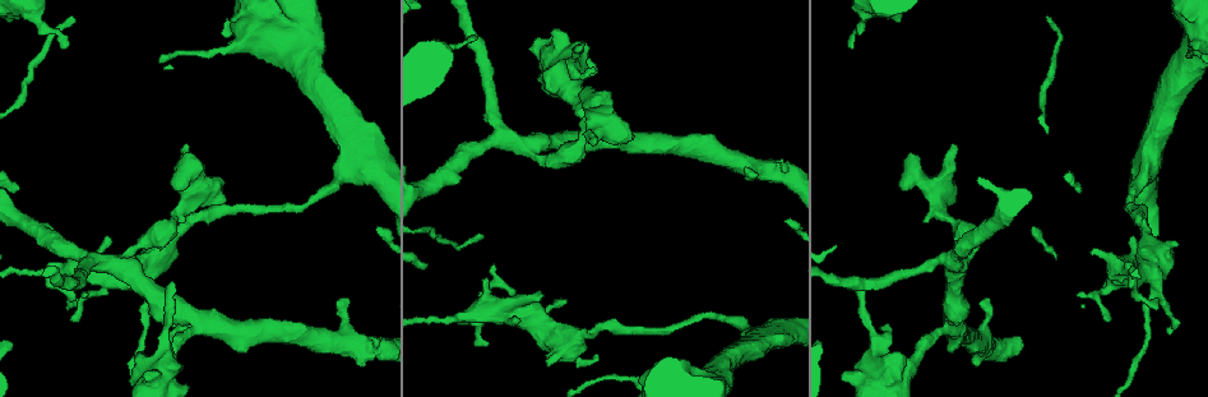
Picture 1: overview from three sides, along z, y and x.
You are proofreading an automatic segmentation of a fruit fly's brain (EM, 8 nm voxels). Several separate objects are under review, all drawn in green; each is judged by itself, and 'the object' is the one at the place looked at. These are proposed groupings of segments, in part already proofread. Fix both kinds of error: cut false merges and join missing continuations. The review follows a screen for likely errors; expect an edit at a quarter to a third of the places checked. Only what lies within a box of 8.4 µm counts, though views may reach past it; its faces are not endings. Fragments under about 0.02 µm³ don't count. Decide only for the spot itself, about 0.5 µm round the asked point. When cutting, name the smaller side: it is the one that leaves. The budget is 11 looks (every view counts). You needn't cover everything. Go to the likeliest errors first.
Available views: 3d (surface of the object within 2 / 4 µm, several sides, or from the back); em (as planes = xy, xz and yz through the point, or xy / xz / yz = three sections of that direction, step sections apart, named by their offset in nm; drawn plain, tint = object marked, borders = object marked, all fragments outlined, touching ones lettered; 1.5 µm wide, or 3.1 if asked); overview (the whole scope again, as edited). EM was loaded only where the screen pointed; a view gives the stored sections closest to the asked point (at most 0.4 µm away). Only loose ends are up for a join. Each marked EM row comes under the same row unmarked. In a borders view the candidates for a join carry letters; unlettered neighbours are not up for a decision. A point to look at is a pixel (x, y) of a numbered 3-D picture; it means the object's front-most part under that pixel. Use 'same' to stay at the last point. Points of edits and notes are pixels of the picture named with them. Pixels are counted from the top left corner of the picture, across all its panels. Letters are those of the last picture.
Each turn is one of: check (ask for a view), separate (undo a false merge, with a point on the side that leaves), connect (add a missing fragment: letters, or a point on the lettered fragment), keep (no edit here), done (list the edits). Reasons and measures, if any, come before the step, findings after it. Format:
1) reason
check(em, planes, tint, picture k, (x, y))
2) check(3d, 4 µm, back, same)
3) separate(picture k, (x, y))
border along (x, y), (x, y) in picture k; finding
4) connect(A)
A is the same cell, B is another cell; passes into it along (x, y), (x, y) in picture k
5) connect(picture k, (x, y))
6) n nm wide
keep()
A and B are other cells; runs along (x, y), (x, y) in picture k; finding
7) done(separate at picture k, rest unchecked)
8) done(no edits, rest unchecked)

free end
check(em, planes, tint, picture 1, (950, 146))

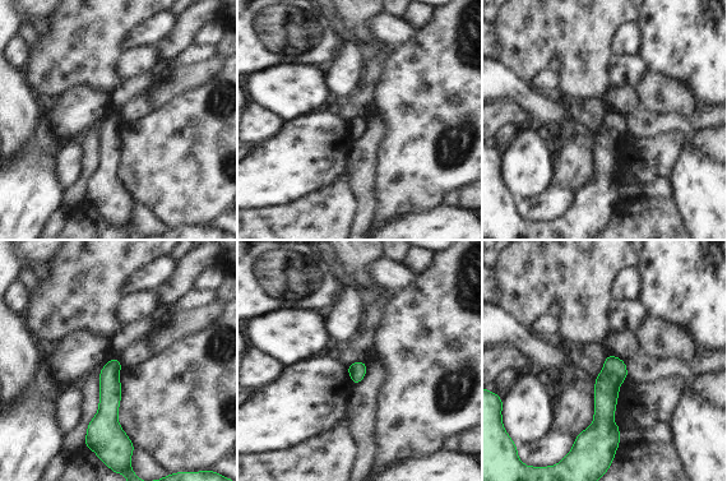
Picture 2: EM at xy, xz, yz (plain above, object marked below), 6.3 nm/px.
what lies round it
check(em, planes, borders, same)

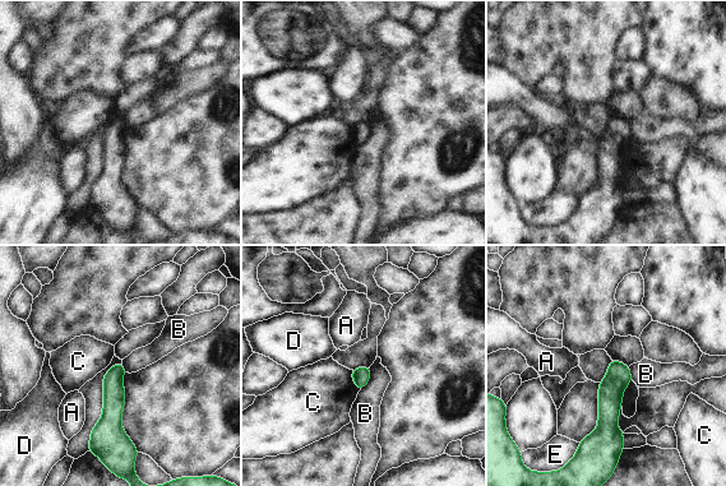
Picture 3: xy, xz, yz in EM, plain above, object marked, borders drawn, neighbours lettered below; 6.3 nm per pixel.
B touches over 170 nm
keep()
A, B, C, D and E are other cells; none of them fits

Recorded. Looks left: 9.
end of a long branch
check(em, xy, step 4, tint, picture 1, (476, 39))

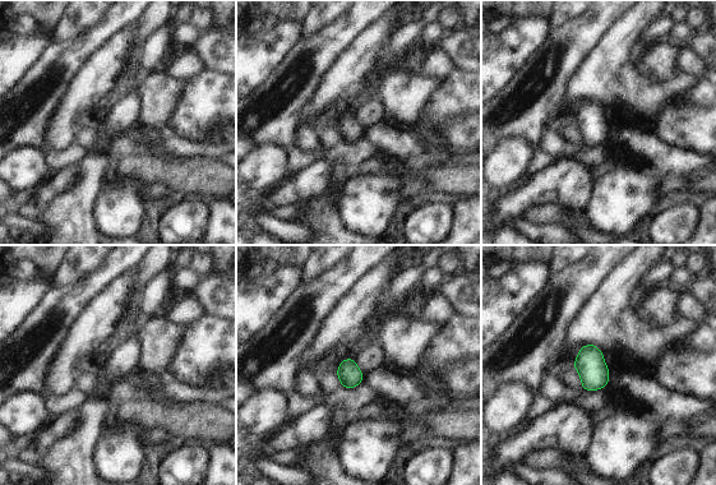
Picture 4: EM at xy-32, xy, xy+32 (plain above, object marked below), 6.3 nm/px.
check(em, planes, borders, same)

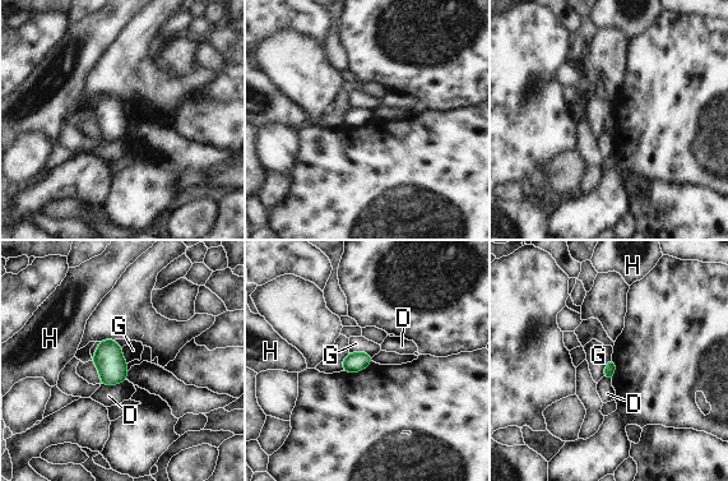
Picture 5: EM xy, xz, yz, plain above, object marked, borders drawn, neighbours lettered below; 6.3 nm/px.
keep()
D, G and H are other cells; border along (349, 352), (366, 352), (371, 357) in picture 5; no lettered fragment goes on from it

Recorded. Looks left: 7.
free end
check(3d, 2 µm, picture 1, (109, 239))

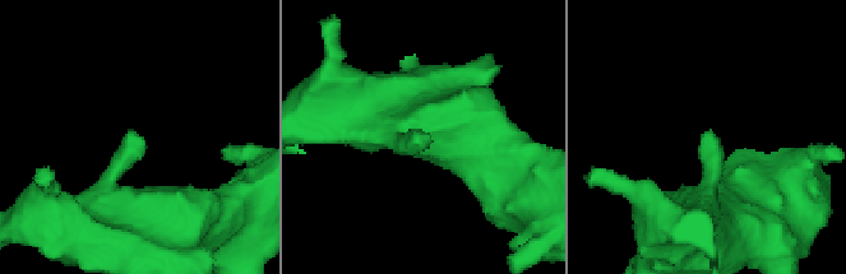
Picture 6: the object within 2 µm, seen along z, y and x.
shape alone is not enough
check(em, planes, tint, picture 6, (139, 139))

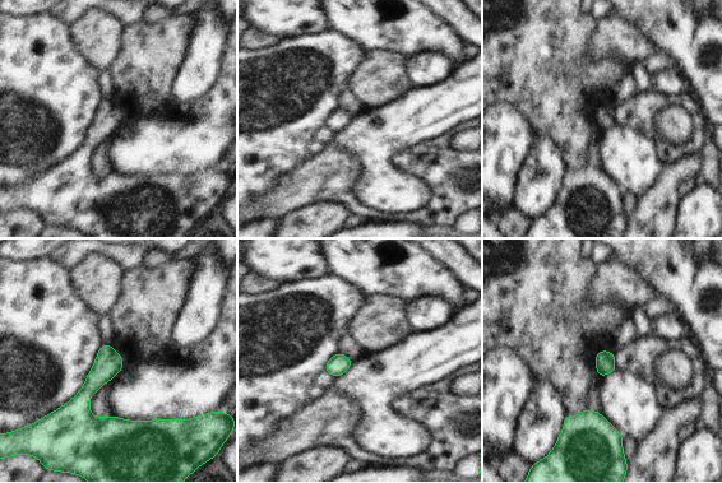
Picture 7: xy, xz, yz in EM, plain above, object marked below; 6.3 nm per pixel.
check(em, planes, borders, same)

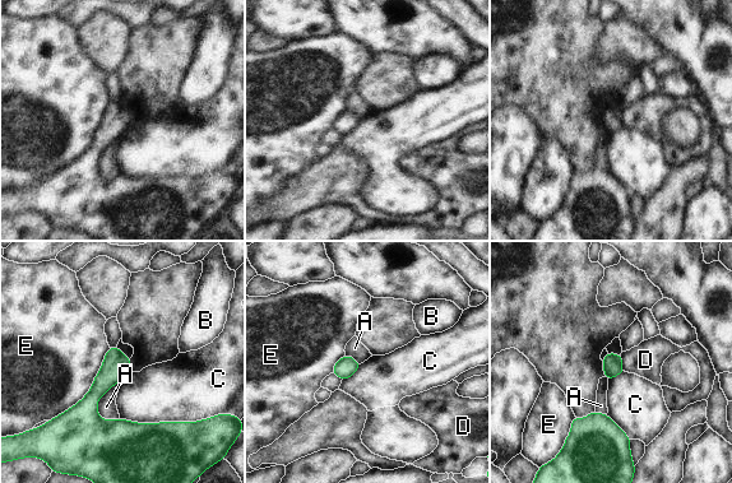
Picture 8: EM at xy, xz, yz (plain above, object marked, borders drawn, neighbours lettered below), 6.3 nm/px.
keep()
A, B, C, D and E are other cells; no lettered fragment goes on from it

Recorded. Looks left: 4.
free end
check(3d, 4 µm, back, picture 1, (583, 47))

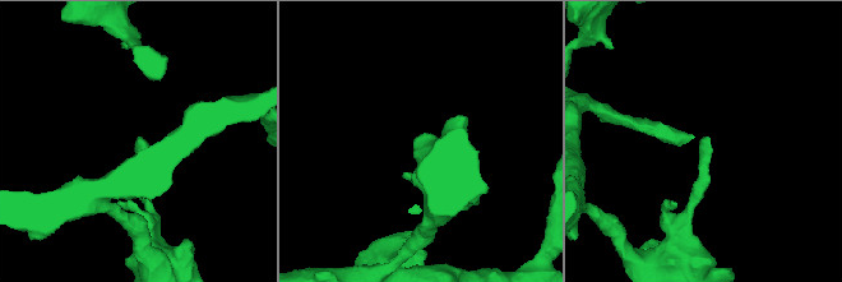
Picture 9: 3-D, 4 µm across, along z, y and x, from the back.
shape alone is not enough
check(em, yz, step 8, tint, picture 9, (704, 138))

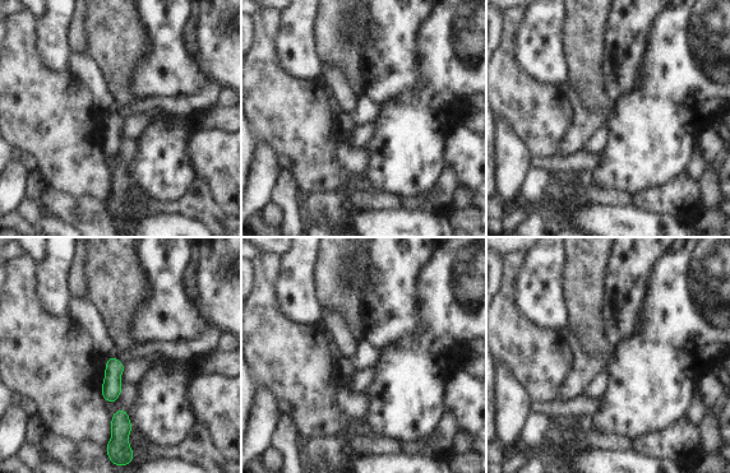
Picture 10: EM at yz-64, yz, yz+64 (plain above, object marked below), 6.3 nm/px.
cut it another way
check(em, planes, borders, same)

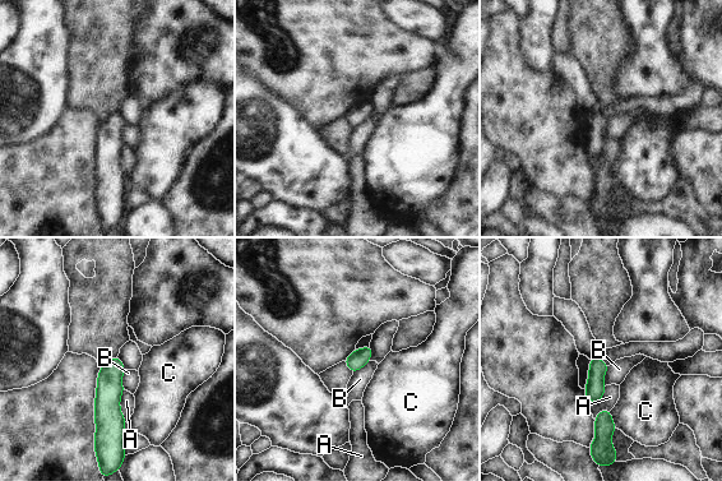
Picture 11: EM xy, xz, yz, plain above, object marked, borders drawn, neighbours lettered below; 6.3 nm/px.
keep()
A, B and C are other cells; border along (610, 365), (604, 377), (605, 385) in picture 11; none of them fits

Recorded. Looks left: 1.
done(no edits, rest unchecked)

